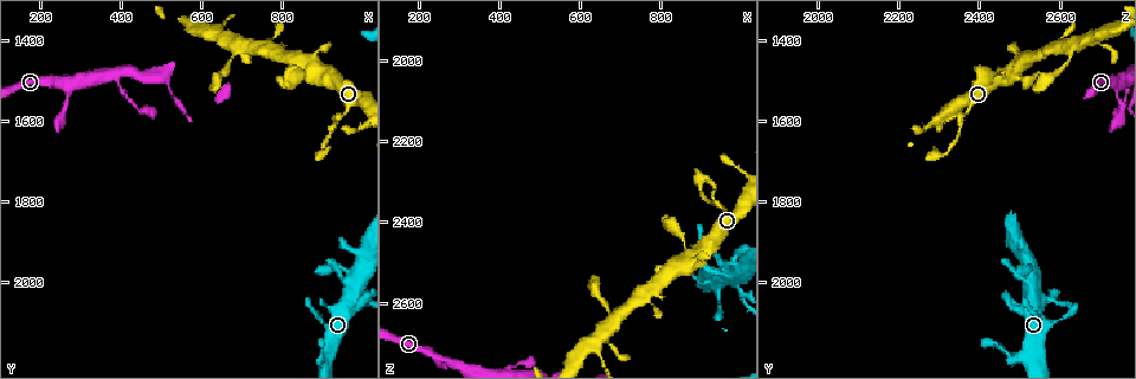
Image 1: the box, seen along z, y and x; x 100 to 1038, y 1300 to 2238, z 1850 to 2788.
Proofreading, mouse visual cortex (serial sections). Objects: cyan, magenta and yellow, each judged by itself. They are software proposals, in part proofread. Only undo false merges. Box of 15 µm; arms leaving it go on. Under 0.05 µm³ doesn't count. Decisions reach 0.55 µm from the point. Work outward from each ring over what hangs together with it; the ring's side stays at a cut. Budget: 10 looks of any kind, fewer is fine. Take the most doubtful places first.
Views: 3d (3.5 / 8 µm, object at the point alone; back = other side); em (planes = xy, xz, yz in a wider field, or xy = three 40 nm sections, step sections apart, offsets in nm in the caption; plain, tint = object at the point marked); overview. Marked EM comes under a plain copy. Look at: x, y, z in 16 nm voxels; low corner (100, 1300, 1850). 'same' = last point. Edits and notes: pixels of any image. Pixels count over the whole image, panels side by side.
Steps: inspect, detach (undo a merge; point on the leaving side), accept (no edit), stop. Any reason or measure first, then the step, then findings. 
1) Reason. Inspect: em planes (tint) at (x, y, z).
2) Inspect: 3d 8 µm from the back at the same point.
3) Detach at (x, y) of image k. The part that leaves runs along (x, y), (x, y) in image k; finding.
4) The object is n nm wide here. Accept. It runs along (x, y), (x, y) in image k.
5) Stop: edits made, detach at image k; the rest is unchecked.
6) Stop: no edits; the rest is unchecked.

Inspect: 3d 8 µm at (1000, 2040, 2570).

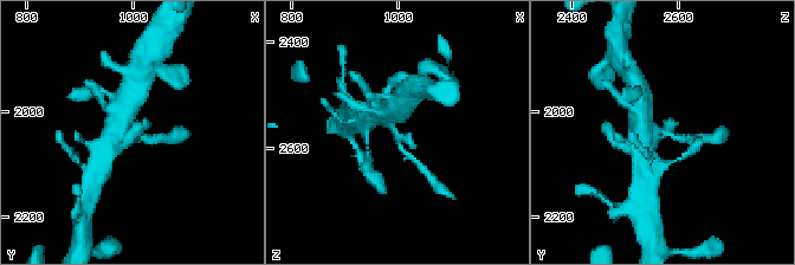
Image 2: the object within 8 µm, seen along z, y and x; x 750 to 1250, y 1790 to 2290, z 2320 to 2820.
Need the tissue. Inspect: em planes (tint) at (1000, 2035, 2570).

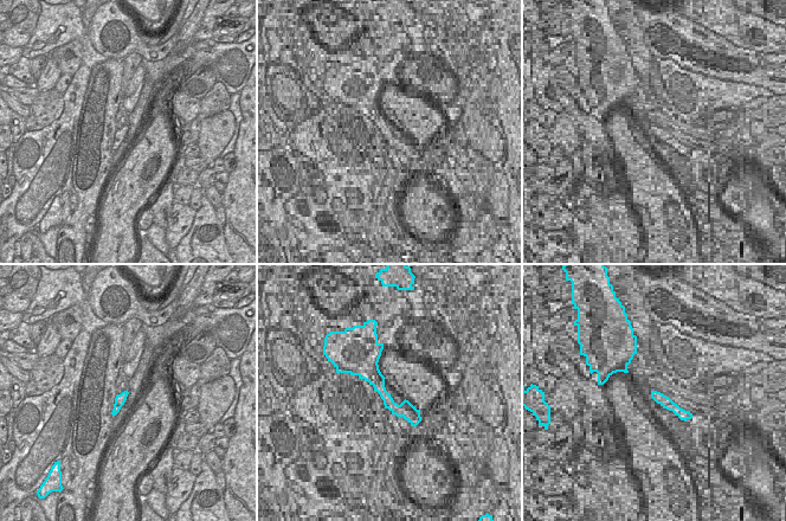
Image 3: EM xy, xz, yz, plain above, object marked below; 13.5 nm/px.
The object is 140 nm wide here. Accept. It runs along (377, 111), (396, 133), (401, 150), (414, 159) in image 2; one cell here.

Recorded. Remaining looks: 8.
Sharp bend. Inspect: 3d 3.5 µm from the back at (260, 1510, 2740).

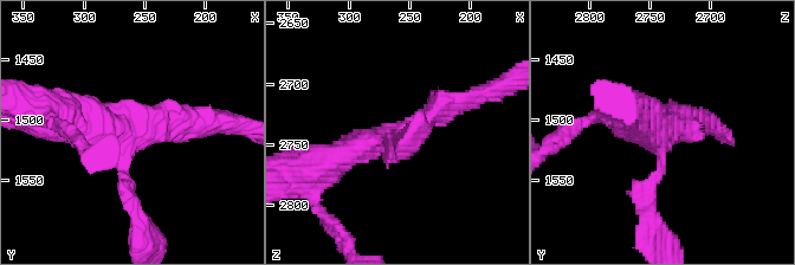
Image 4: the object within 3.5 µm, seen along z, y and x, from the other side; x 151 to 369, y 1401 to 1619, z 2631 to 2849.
3 arms meet here; the arms are 150, 300, 400 nm wide. Inspect: em planes (tint) at (260, 1506, 2740).

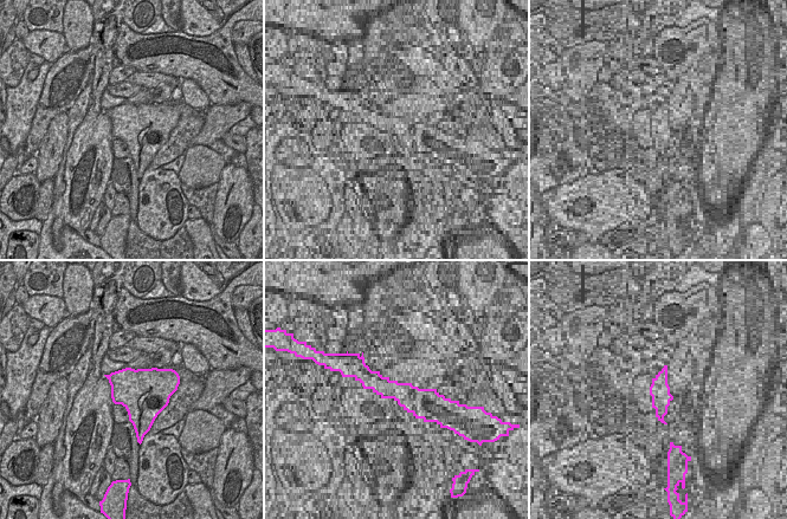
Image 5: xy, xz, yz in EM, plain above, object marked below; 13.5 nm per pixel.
Accept. It runs along (469, 101), (437, 109), (328, 163) in image 4; continuous, no second cell.

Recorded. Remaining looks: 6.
A narrow waist. Inspect: 3d 8 µm at (920, 1625, 2355).

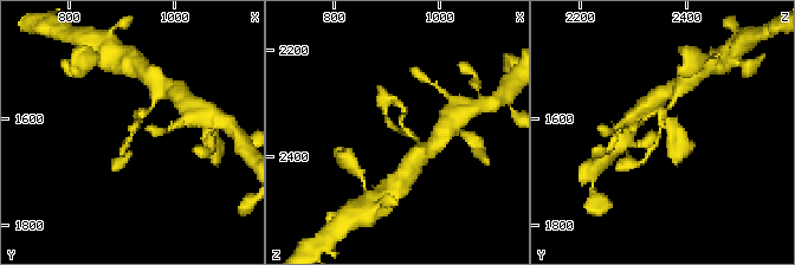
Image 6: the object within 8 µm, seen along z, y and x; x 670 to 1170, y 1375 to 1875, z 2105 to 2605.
The arms are 150, 150 nm wide; now the EM. Inspect: em xy step 5 (tint) at (915, 1625, 2350).

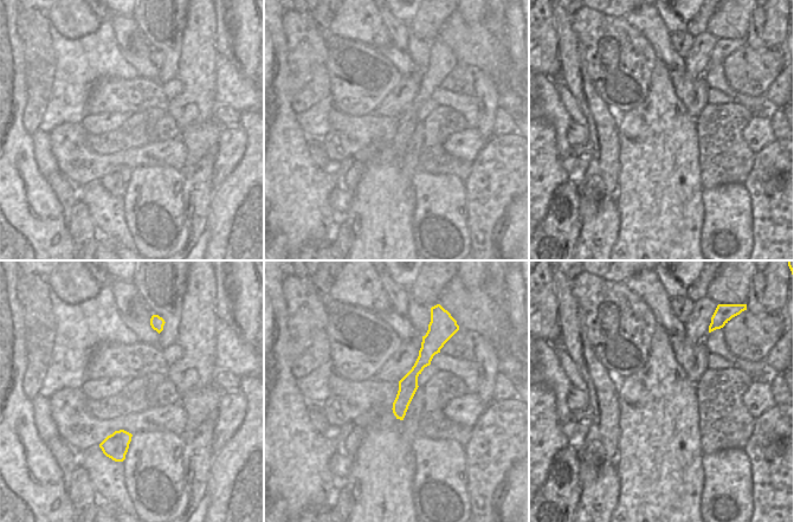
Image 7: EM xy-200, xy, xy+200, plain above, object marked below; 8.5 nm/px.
Accept. It runs along (430, 341), (410, 380), (399, 416) in image 7; one cell here.

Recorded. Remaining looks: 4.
Thick turns thin. Inspect: 3d 3.5 µm at (460, 1575, 2750).

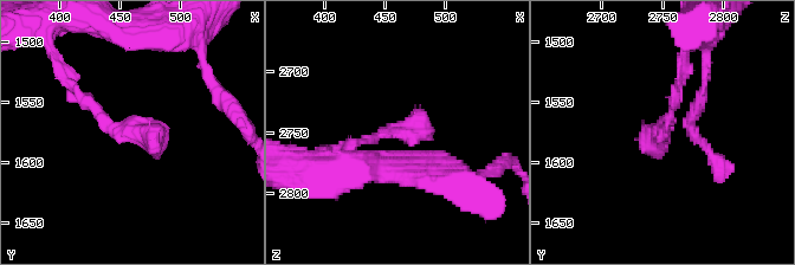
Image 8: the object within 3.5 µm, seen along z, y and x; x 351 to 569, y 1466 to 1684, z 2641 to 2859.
Now the EM. Inspect: em xy step 1 (tint) at (458, 1576, 2748).

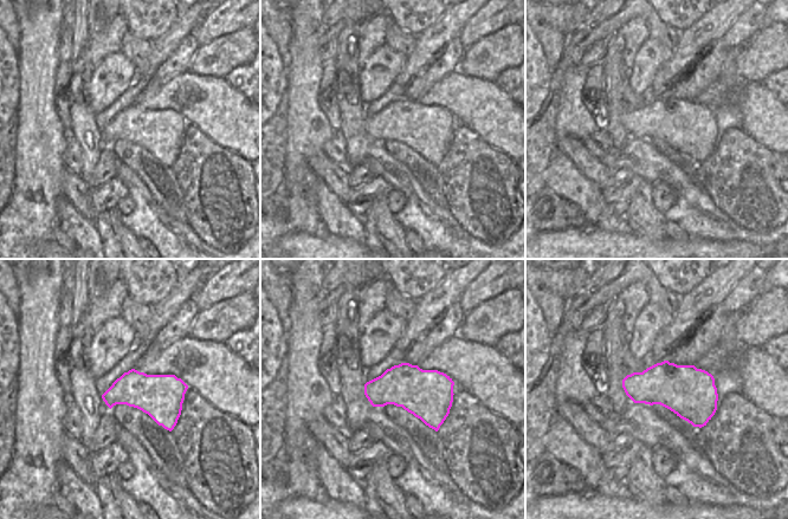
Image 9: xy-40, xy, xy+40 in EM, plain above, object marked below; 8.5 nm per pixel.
Another direction. Inspect: em xy step 5 (tint) at the same point.

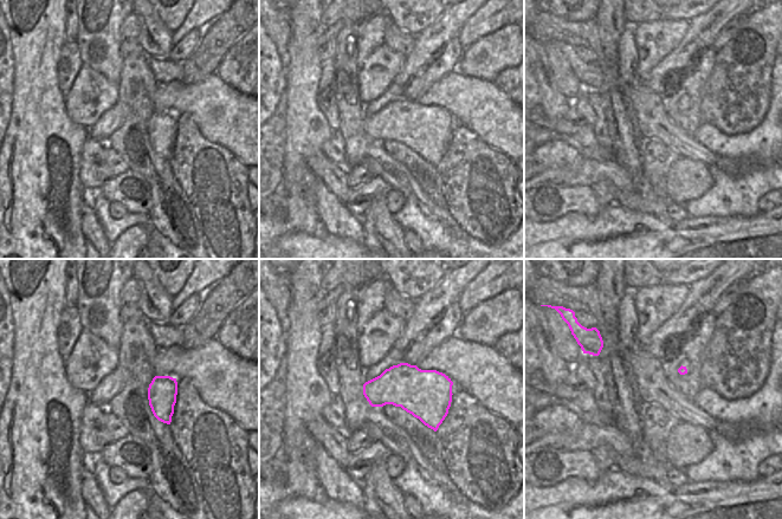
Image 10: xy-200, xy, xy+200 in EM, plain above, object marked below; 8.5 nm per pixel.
Accept. It runs along (72, 84), (116, 128), (148, 135), (160, 156) in image 8; continuous, no second cell.

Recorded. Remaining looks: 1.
Stop: no edits; the rest is unchecked.

